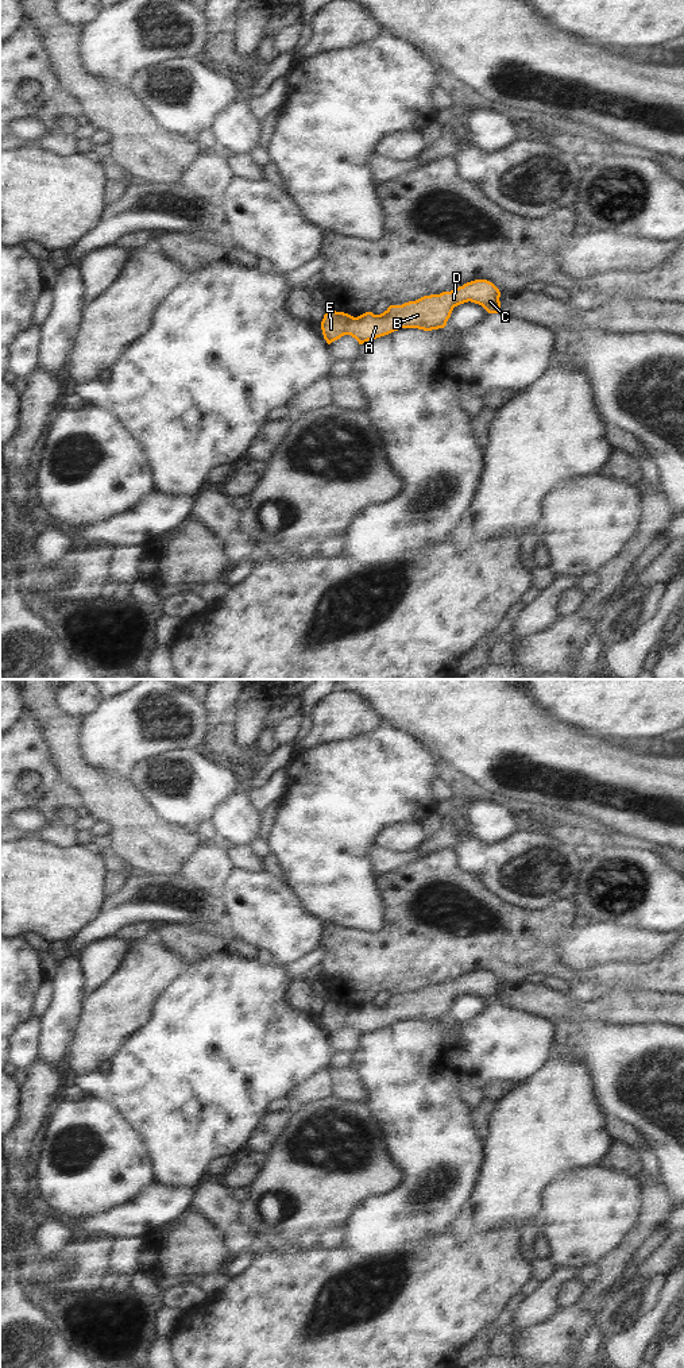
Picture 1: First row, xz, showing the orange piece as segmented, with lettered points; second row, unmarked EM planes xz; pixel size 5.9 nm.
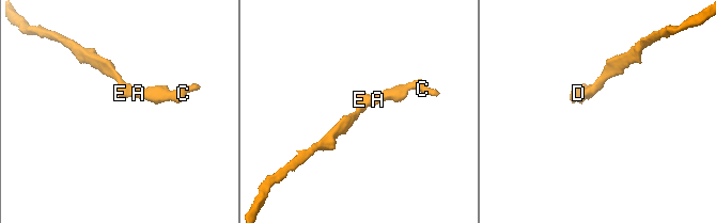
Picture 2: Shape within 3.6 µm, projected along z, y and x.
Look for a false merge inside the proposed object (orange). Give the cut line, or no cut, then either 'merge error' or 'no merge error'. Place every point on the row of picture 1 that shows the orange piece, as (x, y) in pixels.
no cut | no merge error

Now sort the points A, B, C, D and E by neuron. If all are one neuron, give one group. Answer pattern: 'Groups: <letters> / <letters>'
Groups: A B C D E

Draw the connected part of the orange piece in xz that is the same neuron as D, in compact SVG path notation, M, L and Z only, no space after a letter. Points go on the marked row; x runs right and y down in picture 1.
M475 280L451 292L390 305L380 315L366 312L353 317L329 308L321 321L321 330L328 344L344 335L351 335L363 344L402 328L424 331L444 328L453 308L468 301L482 305L488 313L499 313L499 297L501 292L492 282Z

